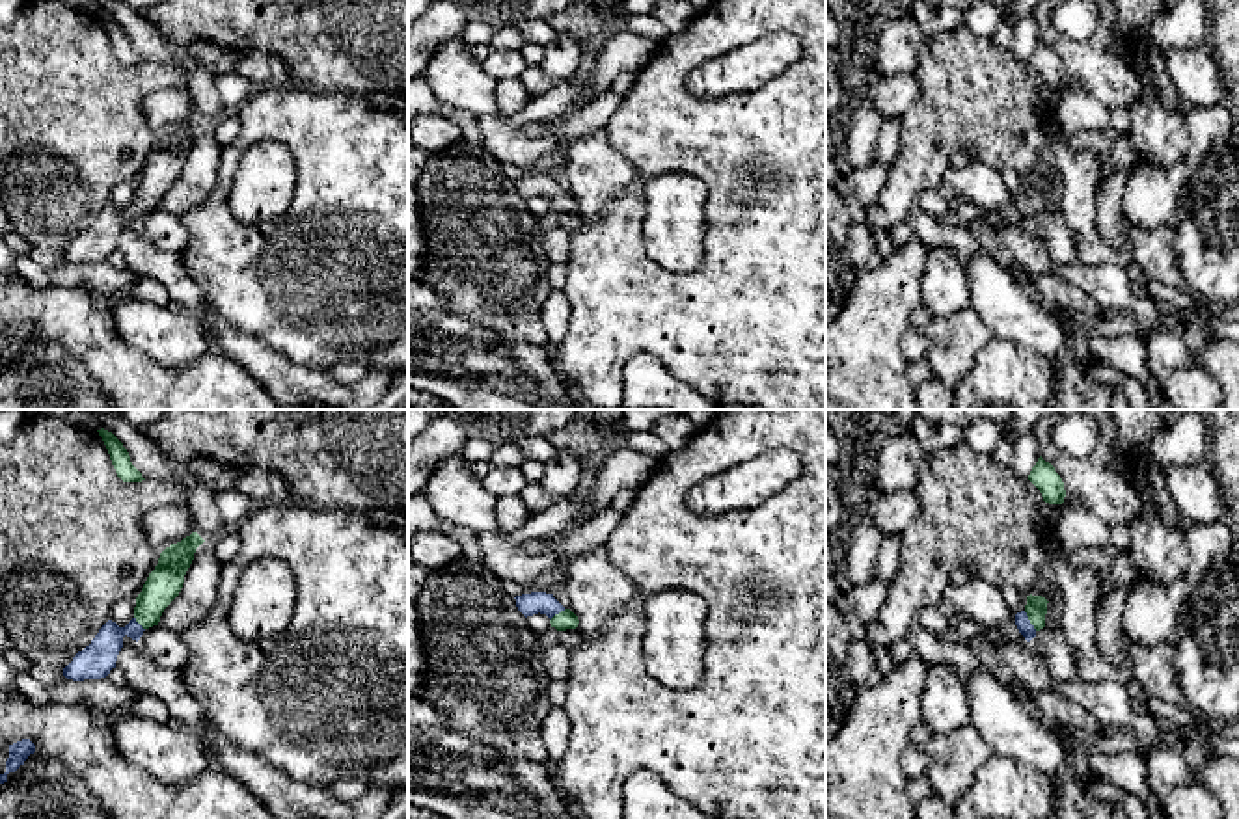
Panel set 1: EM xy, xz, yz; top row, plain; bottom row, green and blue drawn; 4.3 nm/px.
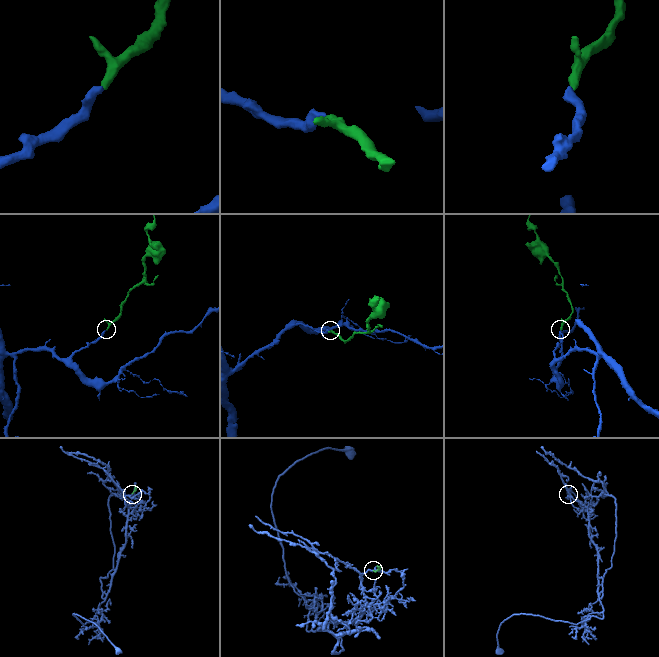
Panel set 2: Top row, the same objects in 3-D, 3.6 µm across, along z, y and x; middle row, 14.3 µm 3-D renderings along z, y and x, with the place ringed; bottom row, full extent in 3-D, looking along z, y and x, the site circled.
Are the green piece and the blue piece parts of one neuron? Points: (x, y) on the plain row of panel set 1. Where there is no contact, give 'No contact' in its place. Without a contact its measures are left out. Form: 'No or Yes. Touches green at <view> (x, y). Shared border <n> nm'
Yes. Touches green at yz (1029, 201). Shared border 110 nm

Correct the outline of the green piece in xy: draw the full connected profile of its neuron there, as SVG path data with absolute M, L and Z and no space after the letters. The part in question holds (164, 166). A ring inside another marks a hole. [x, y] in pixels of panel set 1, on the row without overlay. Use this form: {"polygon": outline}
{"polygon": "M192 115L166 130L136 181L134 201L125 210L108 203L91 227L63 251L63 259L73 264L106 261L116 251L123 220L138 225L145 212L158 208L164 192L179 179L194 136L203 125L197 115Z"}

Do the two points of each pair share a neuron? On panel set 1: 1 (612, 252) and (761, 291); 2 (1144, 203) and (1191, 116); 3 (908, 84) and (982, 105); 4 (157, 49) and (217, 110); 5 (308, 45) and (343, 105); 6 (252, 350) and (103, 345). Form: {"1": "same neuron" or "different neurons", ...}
{"1": "same neuron", "2": "same neuron", "3": "different neurons", "4": "same neuron", "5": "different neurons", "6": "different neurons"}

